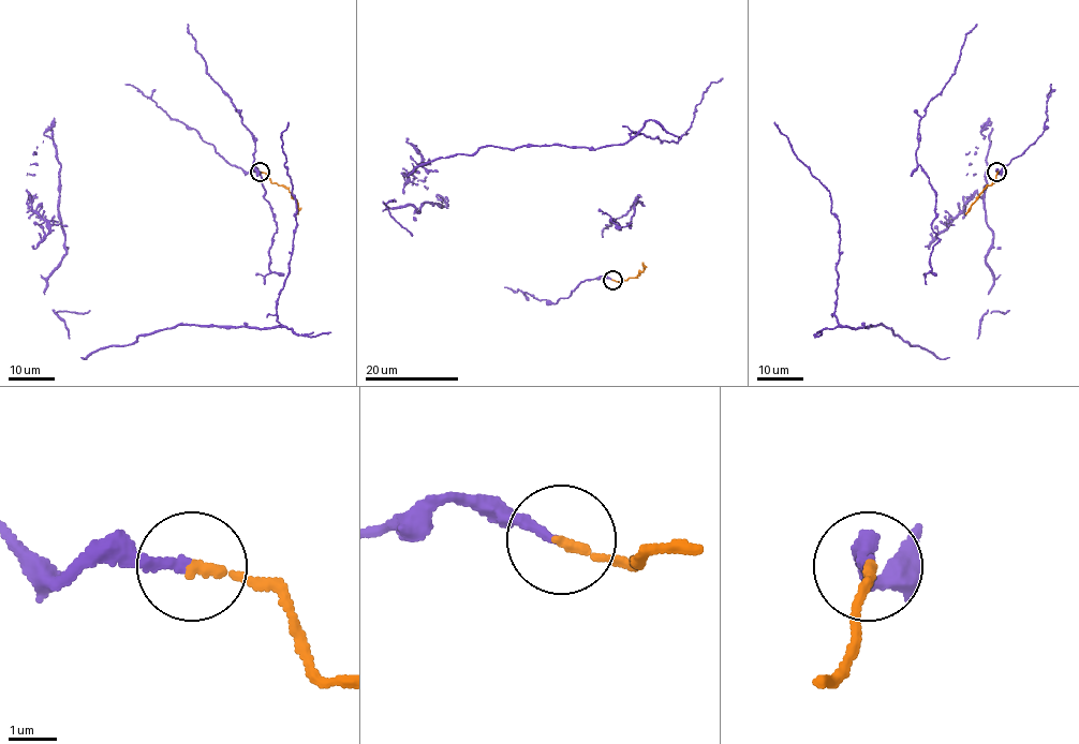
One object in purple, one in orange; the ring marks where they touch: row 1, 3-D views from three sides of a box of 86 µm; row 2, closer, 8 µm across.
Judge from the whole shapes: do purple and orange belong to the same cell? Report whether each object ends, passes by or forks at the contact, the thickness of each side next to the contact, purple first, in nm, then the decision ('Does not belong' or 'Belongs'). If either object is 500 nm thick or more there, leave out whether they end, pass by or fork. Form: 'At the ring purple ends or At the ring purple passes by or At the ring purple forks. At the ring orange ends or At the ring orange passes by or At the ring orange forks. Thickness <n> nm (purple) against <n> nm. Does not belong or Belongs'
At the ring purple ends. At the ring orange ends. Thickness 180 nm (purple) against 200 nm. Belongs

